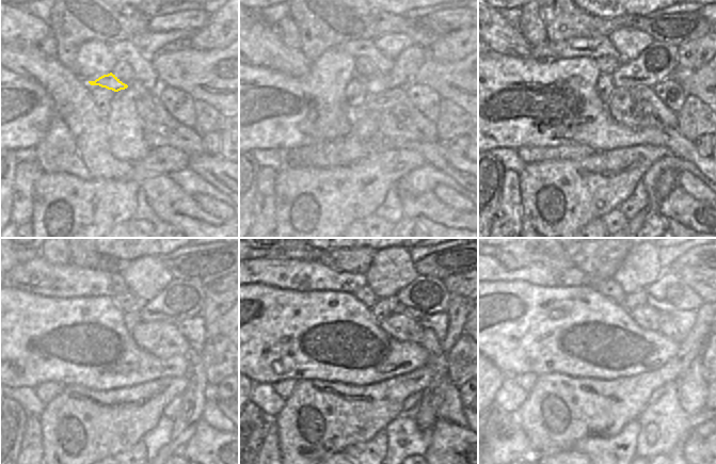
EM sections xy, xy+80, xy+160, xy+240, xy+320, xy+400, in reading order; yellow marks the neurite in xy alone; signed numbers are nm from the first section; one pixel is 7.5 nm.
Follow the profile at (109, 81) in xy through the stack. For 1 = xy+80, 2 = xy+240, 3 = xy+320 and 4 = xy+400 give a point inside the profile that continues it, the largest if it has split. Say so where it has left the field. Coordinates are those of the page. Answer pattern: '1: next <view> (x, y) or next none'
1: next xy+80 (407, 64)
2: next xy+240 (183, 299)
3: next xy+320 (426, 296)
4: next xy+400 (669, 293)

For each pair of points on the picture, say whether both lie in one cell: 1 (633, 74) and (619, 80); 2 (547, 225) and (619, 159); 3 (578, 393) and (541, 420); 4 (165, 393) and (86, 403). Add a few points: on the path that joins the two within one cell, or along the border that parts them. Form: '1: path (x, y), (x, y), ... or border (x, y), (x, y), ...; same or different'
1: path (630, 74), (622, 78); same
2: path (562, 207), (601, 172); same
3: path (568, 396), (558, 396), (557, 403), (551, 410); same
4: path (146, 403), (138, 409), (106, 409); same

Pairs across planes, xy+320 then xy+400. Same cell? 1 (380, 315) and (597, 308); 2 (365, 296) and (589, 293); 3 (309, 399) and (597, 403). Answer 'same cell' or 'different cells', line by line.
1: different cells
2: different cells
3: same cell

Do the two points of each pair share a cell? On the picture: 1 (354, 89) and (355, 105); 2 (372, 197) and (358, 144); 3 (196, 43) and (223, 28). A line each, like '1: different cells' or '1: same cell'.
1: same cell
2: different cells
3: same cell

